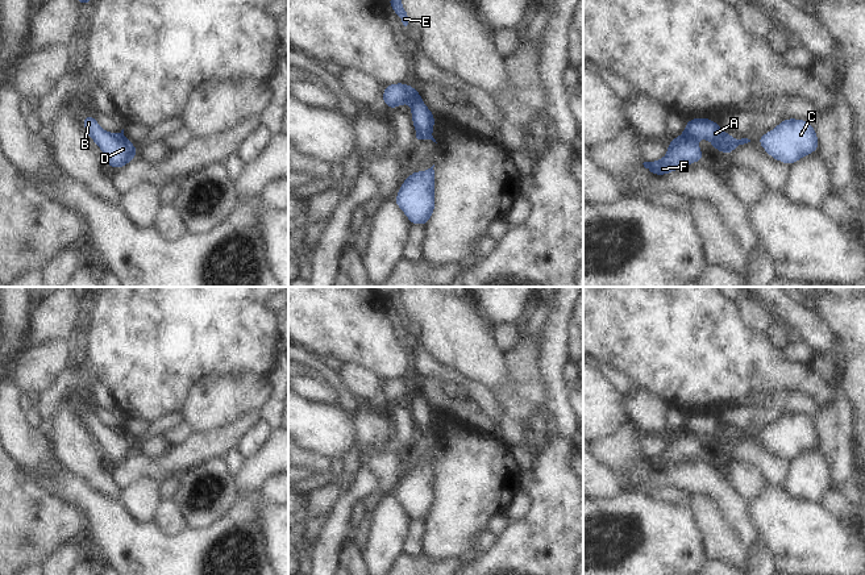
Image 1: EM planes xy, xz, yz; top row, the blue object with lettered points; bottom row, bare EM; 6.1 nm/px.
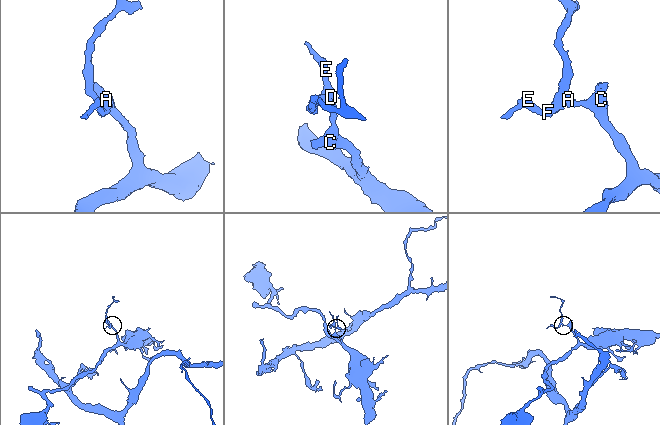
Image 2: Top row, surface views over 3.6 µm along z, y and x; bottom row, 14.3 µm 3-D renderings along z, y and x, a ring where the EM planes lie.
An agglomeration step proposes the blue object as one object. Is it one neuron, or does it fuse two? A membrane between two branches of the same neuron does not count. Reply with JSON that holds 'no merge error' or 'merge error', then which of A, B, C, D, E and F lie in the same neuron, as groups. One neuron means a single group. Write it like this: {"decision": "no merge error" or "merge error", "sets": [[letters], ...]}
{"decision": "merge error", "sets": [["A", "C"], ["B", "D", "E", "F"]]}

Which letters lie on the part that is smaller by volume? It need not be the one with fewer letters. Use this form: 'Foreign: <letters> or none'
Foreign: B, D, E, F

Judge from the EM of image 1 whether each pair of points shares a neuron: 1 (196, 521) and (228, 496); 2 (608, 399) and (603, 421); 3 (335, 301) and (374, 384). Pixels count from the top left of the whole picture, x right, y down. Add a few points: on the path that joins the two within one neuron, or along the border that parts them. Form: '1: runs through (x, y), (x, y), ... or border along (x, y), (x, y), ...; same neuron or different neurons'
1: runs through (204, 513), (209, 512), (220, 501); same neuron
2: runs through (603, 404), (603, 416); same neuron
3: border along (342, 362), (356, 362), (366, 366), (385, 379); different neurons

